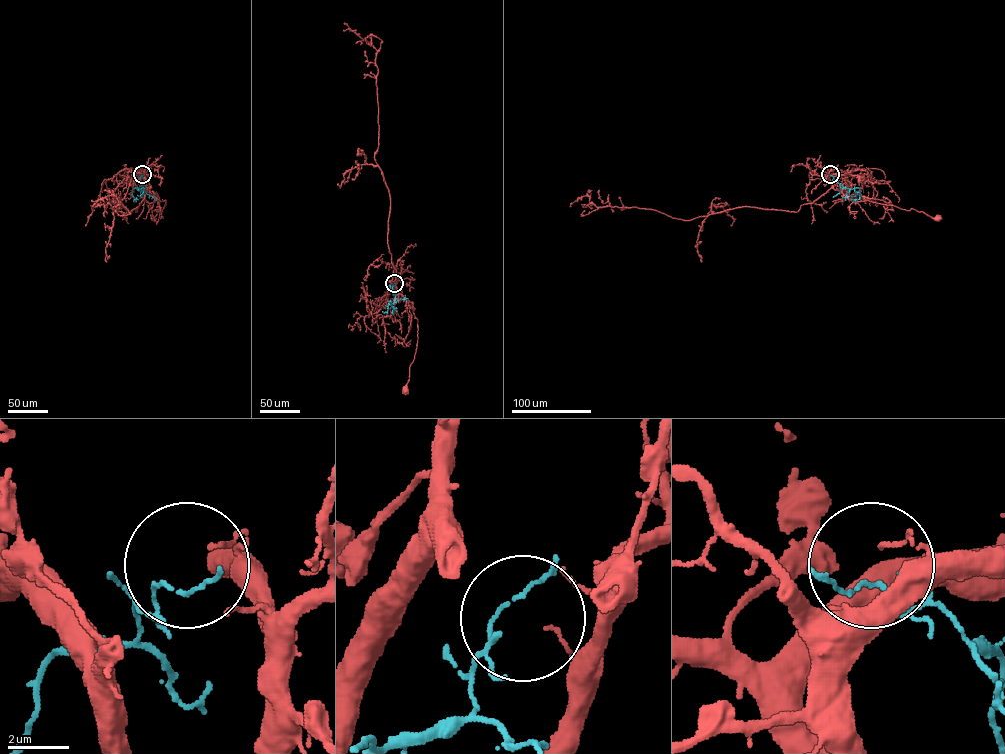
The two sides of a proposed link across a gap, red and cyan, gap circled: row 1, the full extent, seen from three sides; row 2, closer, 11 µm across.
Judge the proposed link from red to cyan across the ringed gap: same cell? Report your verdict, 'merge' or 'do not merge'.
do not merge

